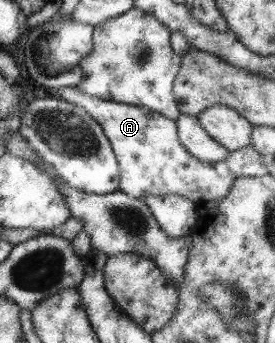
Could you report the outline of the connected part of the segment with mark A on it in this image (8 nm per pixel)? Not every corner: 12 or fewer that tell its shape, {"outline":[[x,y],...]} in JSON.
{"outline":[[55,97],[101,127],[118,190],[178,195],[214,212],[236,179],[193,158],[176,124],[145,107]]}

